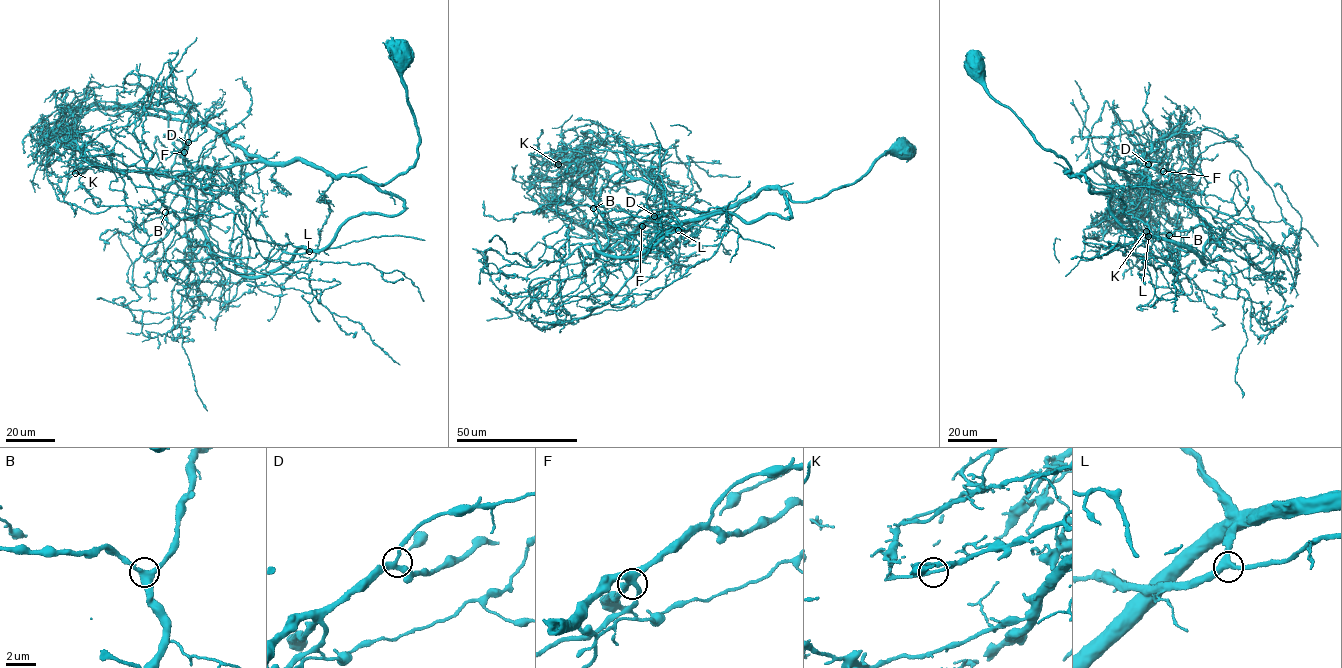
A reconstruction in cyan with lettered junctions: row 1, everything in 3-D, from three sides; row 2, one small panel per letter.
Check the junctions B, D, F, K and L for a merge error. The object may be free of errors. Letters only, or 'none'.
K

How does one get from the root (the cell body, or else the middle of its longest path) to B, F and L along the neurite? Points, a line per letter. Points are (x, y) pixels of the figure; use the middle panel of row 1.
B: (901, 148), (820, 197), (785, 193), (790, 217), (716, 213), (624, 257), (595, 246), (597, 256), (593, 208)
F: (901, 148), (817, 198), (758, 191), (663, 231), (649, 245), (657, 252), (651, 226), (624, 228), (642, 226)
L: (901, 148), (820, 197), (785, 193), (790, 217), (716, 213), (678, 230)

